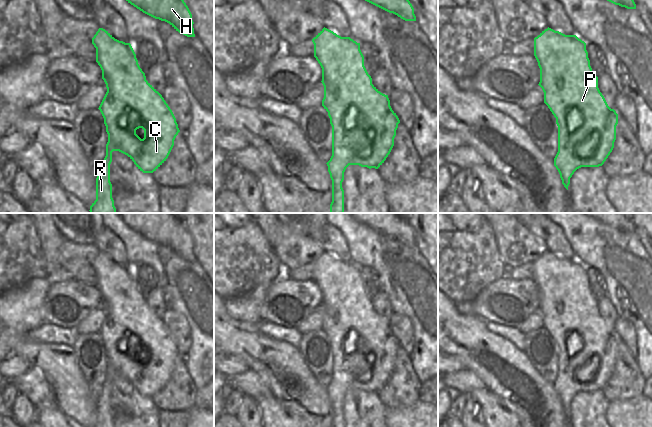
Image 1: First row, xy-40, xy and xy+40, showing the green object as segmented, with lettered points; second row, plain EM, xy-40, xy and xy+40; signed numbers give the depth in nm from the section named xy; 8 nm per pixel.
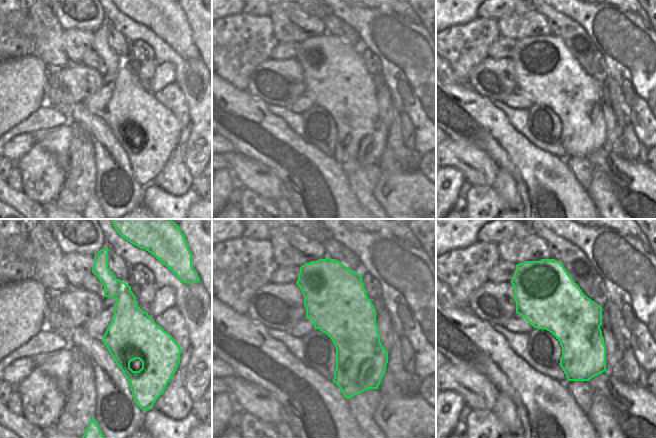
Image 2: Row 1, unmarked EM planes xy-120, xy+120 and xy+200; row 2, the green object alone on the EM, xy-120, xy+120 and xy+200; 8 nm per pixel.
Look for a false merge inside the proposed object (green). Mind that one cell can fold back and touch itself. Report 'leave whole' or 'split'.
leave whole

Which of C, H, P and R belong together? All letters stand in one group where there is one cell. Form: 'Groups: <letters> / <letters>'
Groups: C H P R

